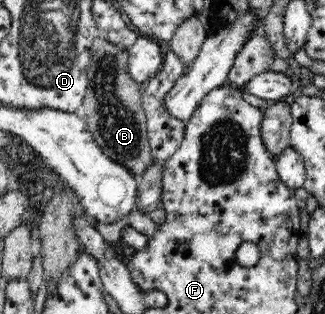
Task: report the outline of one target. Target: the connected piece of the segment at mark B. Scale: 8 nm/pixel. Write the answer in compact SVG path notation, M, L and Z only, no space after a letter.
M99 36L94 39L94 43L91 46L88 62L89 65L86 68L88 86L82 99L82 105L86 113L85 121L89 132L91 132L94 140L106 156L109 156L112 160L116 160L122 166L129 168L139 179L145 168L153 162L153 157L146 125L147 115L142 107L142 85L133 81L128 74L127 50Z

